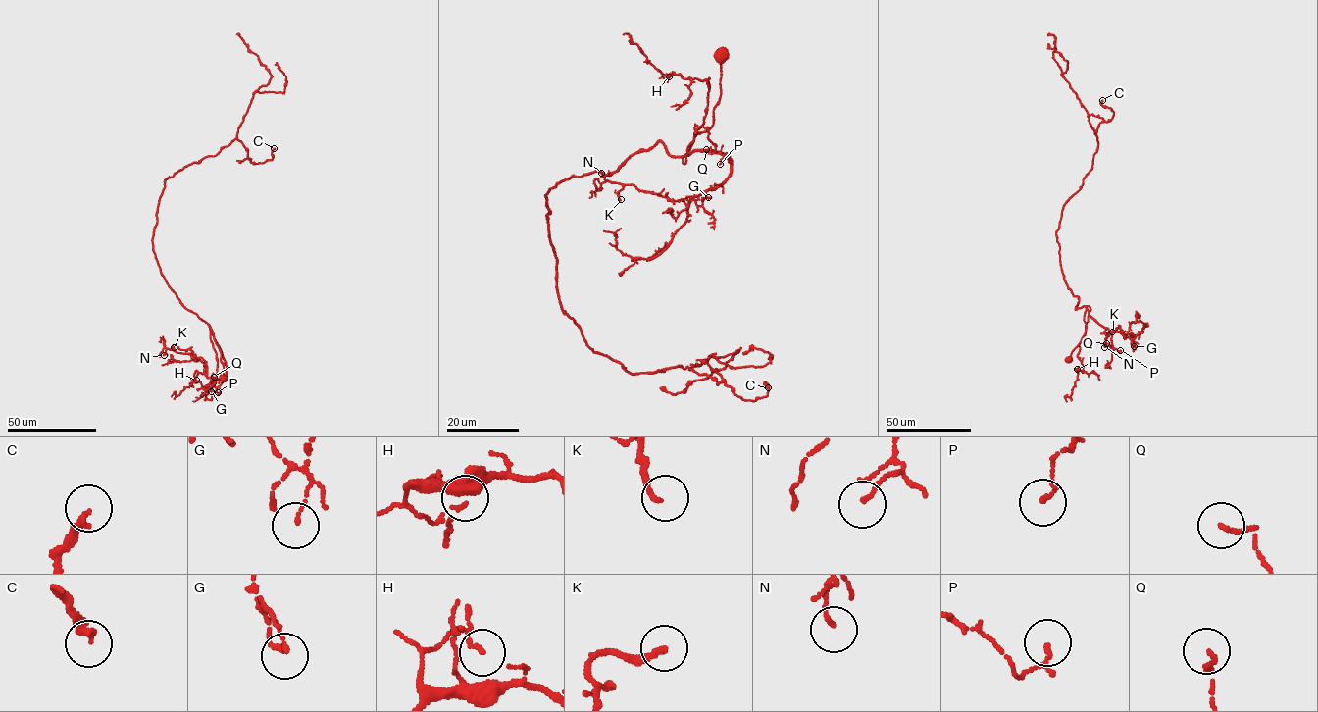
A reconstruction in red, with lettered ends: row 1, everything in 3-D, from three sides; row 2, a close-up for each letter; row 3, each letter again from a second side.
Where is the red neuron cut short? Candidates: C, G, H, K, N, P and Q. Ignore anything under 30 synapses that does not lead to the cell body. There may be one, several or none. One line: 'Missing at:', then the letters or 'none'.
Missing at: N

